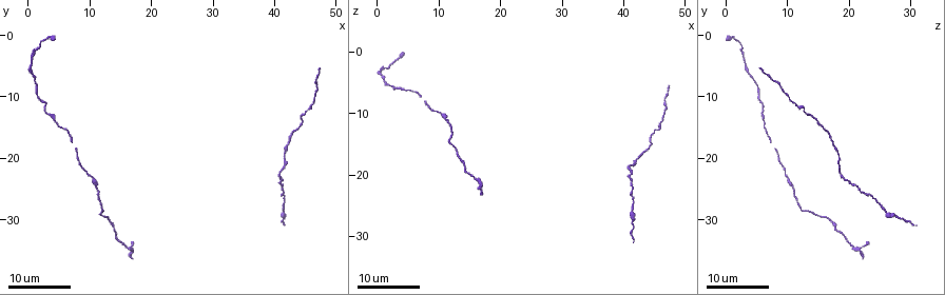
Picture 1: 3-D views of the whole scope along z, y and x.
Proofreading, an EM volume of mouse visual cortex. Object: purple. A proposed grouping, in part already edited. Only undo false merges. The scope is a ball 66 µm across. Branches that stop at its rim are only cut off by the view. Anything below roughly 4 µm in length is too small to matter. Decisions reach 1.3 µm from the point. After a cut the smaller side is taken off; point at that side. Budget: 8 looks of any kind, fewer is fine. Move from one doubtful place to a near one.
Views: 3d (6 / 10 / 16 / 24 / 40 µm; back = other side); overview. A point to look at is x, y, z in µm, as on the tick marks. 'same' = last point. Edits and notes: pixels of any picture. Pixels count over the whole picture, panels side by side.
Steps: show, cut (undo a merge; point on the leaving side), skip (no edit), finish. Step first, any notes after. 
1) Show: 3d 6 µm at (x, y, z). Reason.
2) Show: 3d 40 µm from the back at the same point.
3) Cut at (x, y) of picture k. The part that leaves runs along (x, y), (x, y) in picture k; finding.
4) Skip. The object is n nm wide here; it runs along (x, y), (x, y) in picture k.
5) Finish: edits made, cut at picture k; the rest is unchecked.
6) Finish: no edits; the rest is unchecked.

Show: 3d 24 µm at (10.5, 23.5, 10.0). Calibre changes.

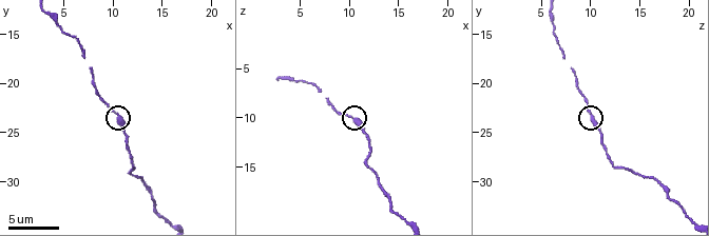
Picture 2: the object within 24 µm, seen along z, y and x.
Show: 3d 6 µm at (10.6, 23.0, 10.0).

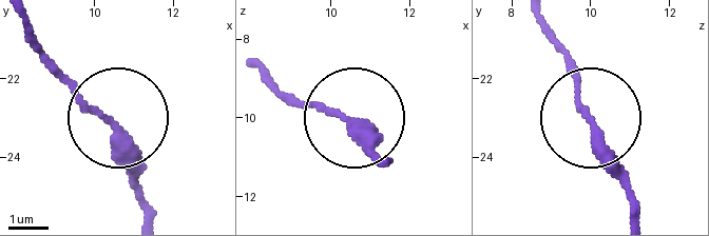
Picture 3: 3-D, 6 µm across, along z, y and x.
Skip. It runs along (144, 215), (117, 124), (36, 46) in picture 3; continuous, no second cell.

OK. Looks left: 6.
Show: 3d 24 µm at (42.5, 17.5, 17.0). Narrows sharply.

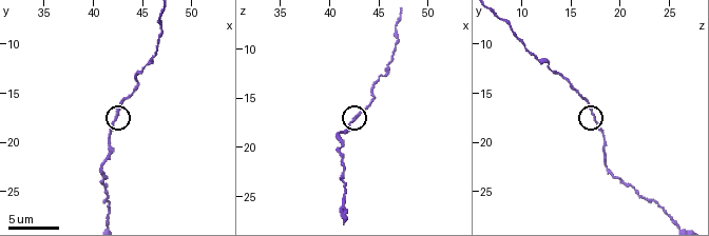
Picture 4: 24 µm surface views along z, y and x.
Show: 3d 6 µm at (42.2, 17.2, 17.4).

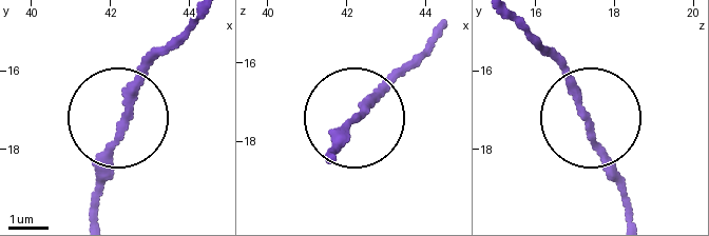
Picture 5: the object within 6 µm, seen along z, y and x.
Show: 3d 6 µm from the back at (42.40, 17.35, 17.35). From behind.

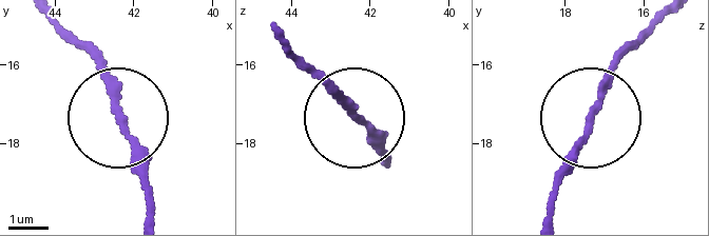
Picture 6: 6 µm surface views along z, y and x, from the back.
Skip. The object is 170 nm wide here; it runs along (390, 155), (303, 67) in picture 6; all the same cell.

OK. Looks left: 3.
Show: 3d 6 µm at (41.0, 22.4, 18.4).

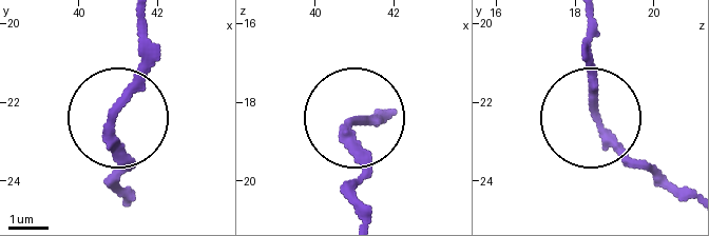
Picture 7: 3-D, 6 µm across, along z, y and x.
Skip. The object is 210 nm wide here; it runs along (644, 164), (600, 117), (587, 31) in picture 7; continuous, no second cell.

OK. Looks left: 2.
Show: 3d 6 µm at (45.2, 12.6, 13.0). A narrow waist.

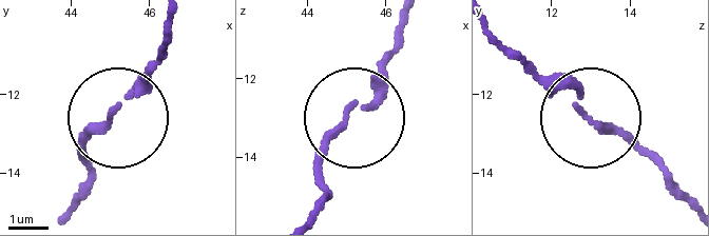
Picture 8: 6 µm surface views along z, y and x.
Skip. It runs along (688, 201), (531, 63) in picture 8; continuous, no second cell.

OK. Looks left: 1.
Finish: no edits; the rest is unchecked.

